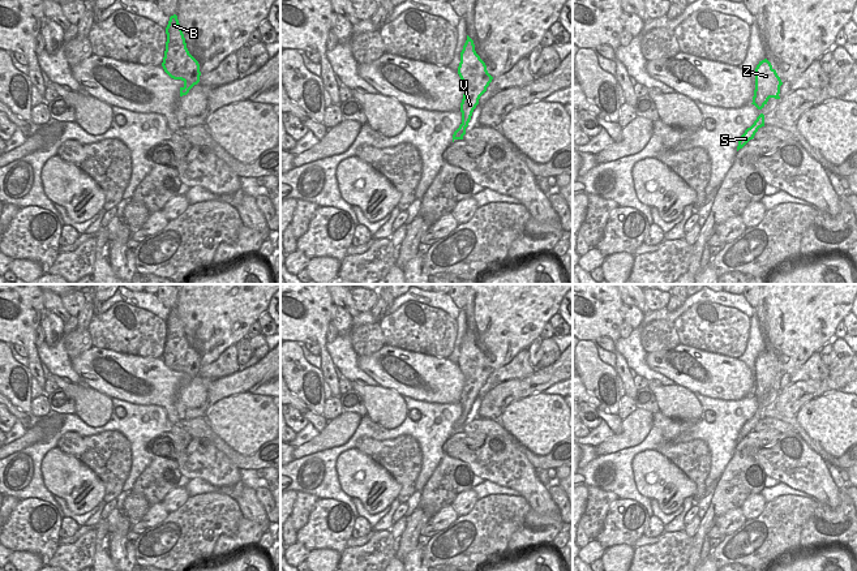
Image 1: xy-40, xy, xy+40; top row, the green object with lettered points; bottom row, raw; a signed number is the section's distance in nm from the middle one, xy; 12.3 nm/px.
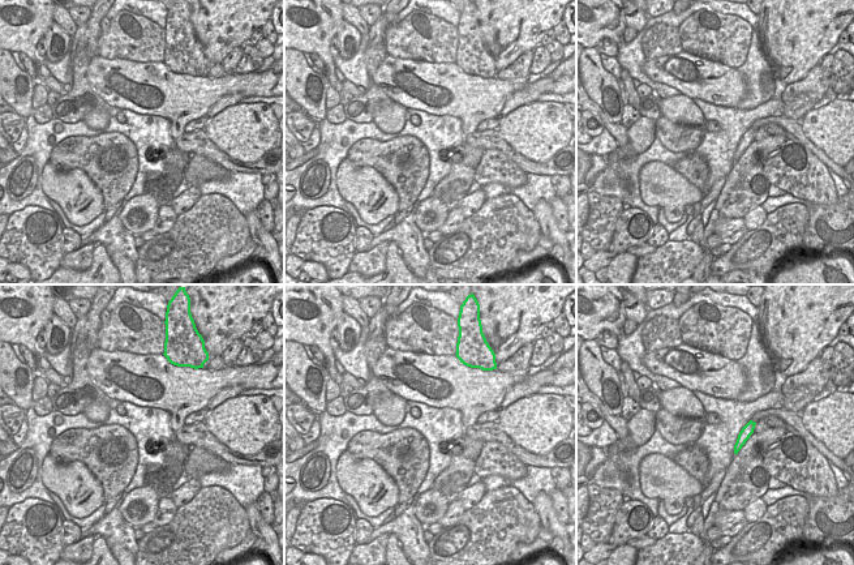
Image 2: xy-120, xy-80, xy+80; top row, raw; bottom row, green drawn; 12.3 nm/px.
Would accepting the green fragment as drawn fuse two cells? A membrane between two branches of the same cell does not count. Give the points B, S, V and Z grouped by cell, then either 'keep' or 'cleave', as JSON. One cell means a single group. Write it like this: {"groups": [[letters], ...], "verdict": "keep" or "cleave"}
{"groups": [["B", "S", "V", "Z"]], "verdict": "keep"}

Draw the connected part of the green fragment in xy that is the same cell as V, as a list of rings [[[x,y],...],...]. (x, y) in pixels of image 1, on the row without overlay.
[[[468,327],[460,344],[458,366],[464,375],[464,386],[460,395],[462,416],[454,424],[453,434],[455,432],[463,432],[472,404],[493,372],[487,362],[485,355],[476,345],[474,332]]]

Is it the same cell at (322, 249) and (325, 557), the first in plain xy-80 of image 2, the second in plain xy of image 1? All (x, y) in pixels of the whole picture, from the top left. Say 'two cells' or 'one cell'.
two cells

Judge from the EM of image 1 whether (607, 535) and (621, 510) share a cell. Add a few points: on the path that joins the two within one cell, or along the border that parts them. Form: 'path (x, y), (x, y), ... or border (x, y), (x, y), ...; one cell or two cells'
path (613, 528), (621, 520), (621, 516); one cell

